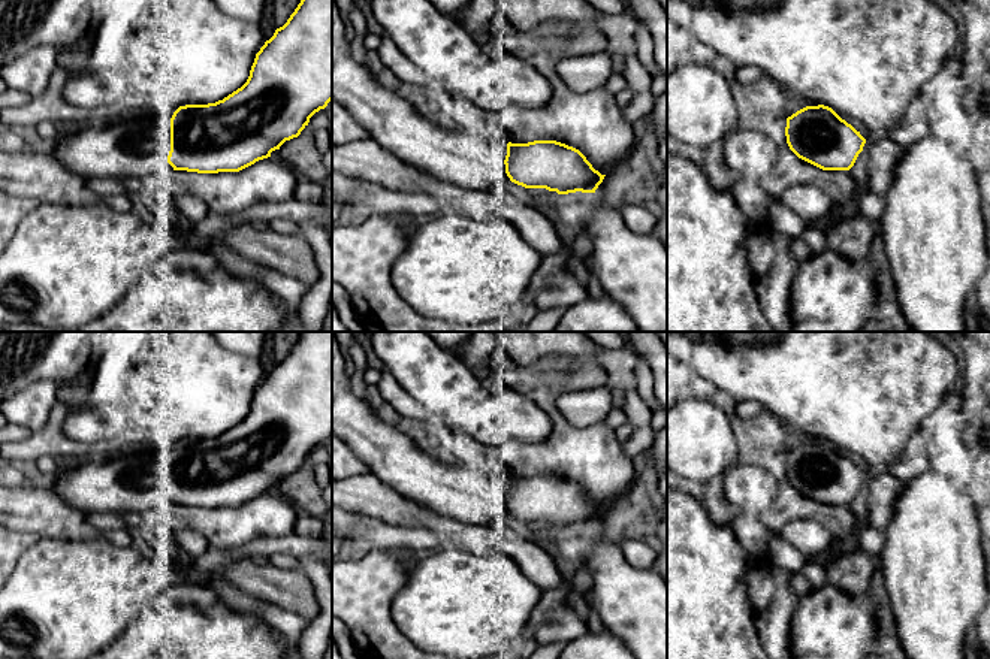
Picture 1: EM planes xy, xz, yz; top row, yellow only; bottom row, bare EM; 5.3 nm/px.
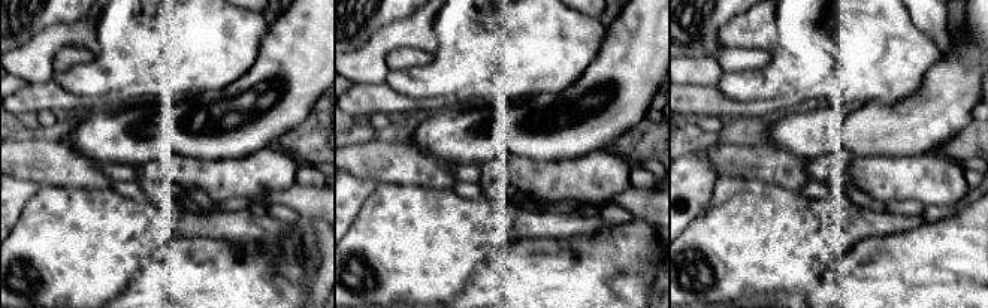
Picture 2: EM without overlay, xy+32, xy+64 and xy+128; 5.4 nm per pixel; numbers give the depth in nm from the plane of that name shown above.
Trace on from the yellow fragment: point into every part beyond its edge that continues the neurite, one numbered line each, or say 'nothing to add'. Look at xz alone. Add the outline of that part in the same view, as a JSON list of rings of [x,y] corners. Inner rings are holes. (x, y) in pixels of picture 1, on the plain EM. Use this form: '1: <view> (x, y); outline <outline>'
nothing to add

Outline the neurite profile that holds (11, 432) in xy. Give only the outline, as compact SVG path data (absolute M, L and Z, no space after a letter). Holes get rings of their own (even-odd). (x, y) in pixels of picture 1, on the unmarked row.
M7 423L4 427L0 429L0 445L4 442L19 441L30 433L31 430L28 427Z

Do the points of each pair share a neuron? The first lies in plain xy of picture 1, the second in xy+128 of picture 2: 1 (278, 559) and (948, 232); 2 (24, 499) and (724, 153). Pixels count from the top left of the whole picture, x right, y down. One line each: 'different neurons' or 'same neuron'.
1: different neurons
2: same neuron

